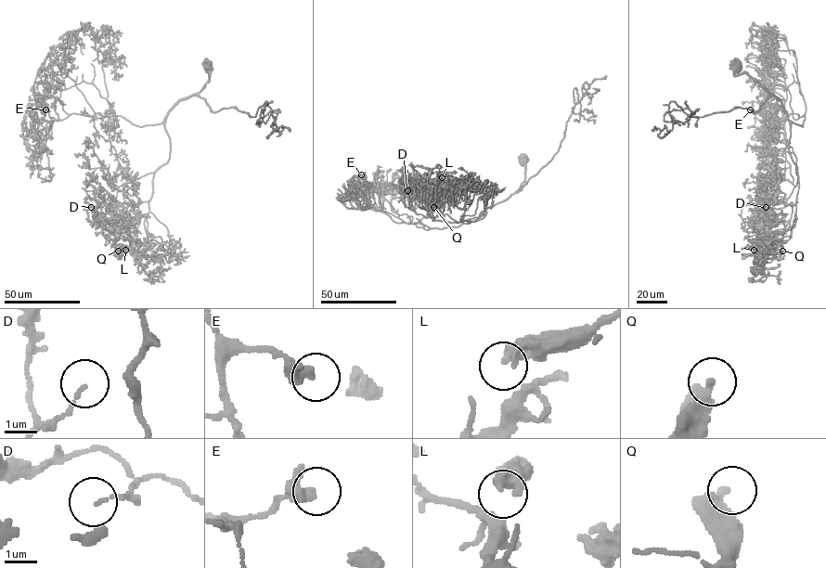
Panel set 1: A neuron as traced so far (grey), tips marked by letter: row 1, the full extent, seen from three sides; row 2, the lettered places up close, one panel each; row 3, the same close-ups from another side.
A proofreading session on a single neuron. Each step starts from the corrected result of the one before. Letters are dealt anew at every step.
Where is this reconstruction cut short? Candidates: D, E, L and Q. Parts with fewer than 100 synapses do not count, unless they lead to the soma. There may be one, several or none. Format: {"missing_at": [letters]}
{"missing_at": []}

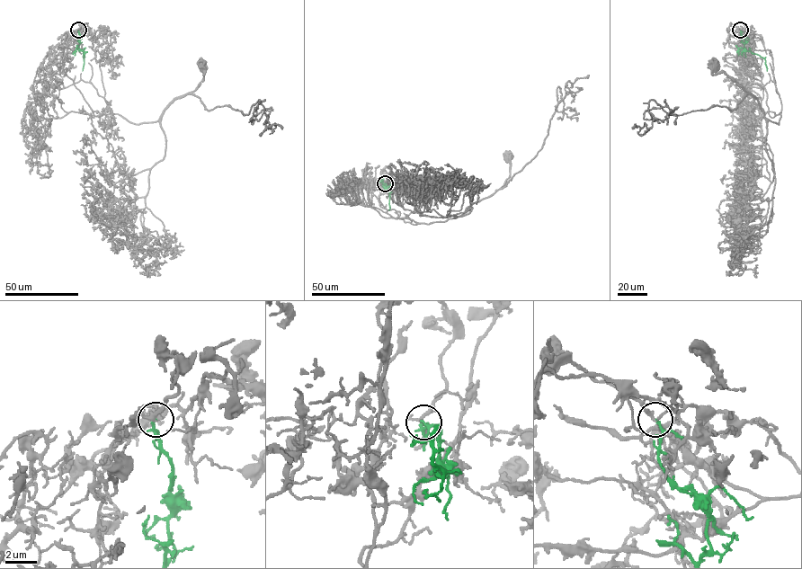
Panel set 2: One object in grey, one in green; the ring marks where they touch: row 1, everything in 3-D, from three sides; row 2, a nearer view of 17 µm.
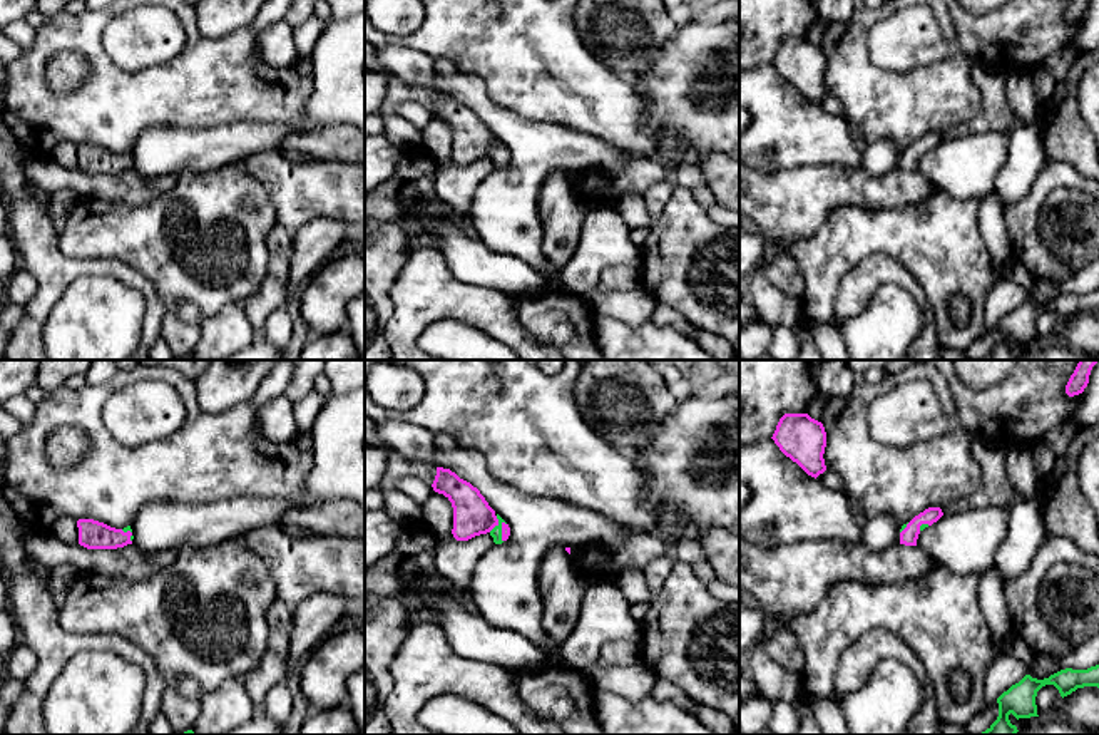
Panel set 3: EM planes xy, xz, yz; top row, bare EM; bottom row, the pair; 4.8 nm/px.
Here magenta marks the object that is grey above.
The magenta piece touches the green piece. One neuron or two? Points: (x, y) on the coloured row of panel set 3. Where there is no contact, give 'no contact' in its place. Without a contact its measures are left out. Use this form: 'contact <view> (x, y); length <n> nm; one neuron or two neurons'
contact xz (502, 529); length 130 nm; one neuron

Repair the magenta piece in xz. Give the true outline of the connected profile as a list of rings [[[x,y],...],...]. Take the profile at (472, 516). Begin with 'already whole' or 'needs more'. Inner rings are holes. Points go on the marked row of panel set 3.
needs more | [[[437,467],[432,487],[452,502],[452,534],[457,541],[468,541],[487,532],[493,537],[495,544],[502,544],[509,539],[509,524],[488,506],[480,491],[470,482],[460,479],[450,469]]]

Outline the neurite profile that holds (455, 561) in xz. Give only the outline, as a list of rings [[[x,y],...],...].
[[[432,492],[422,506],[423,526],[438,537],[433,551],[435,569],[452,586],[470,589],[473,569],[478,559],[495,544],[490,532],[475,536],[468,541],[457,541],[453,529],[453,507],[448,497]]]

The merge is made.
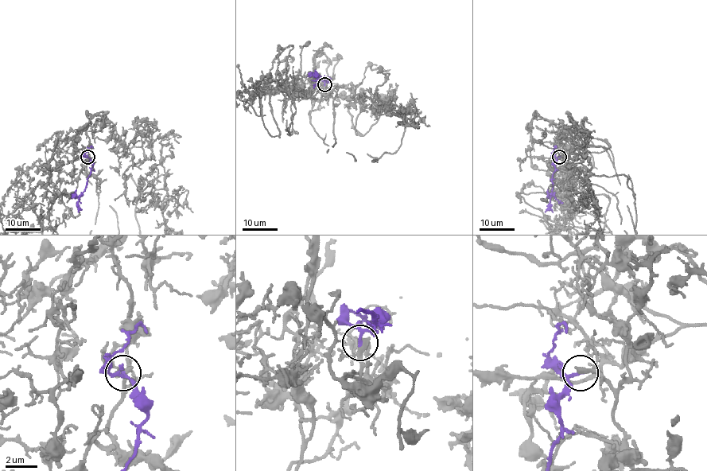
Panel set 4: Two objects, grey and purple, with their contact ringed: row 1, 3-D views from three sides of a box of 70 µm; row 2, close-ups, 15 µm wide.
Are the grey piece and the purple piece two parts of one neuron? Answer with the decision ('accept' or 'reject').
accept

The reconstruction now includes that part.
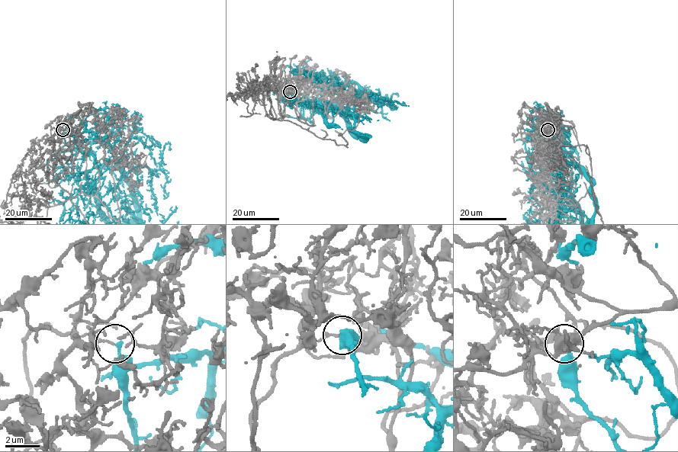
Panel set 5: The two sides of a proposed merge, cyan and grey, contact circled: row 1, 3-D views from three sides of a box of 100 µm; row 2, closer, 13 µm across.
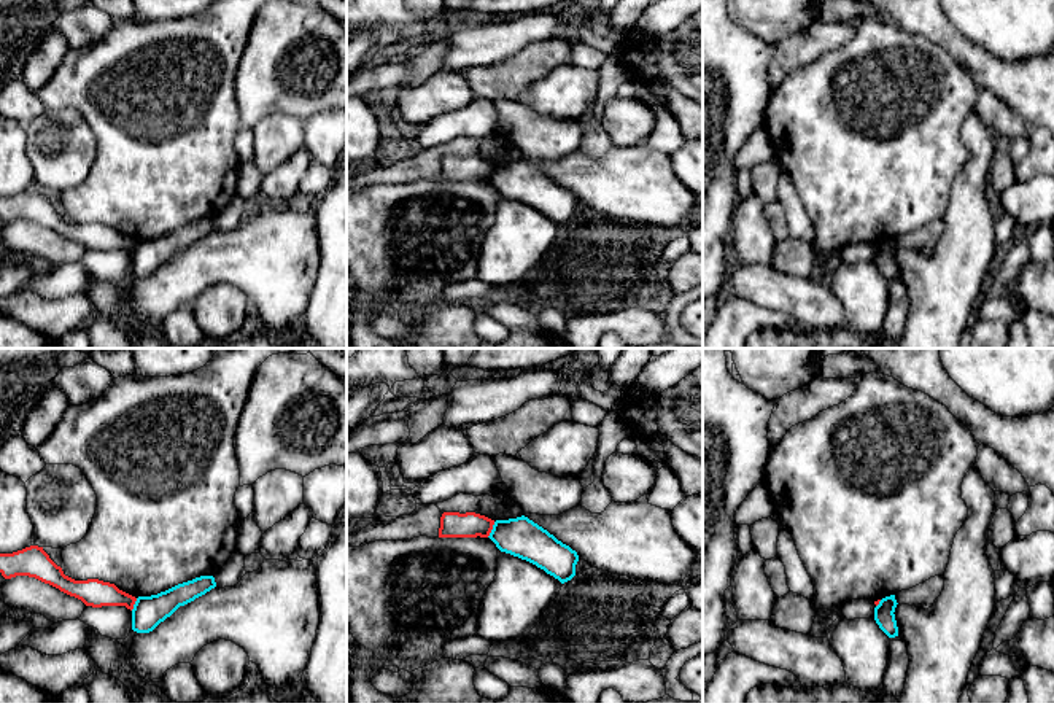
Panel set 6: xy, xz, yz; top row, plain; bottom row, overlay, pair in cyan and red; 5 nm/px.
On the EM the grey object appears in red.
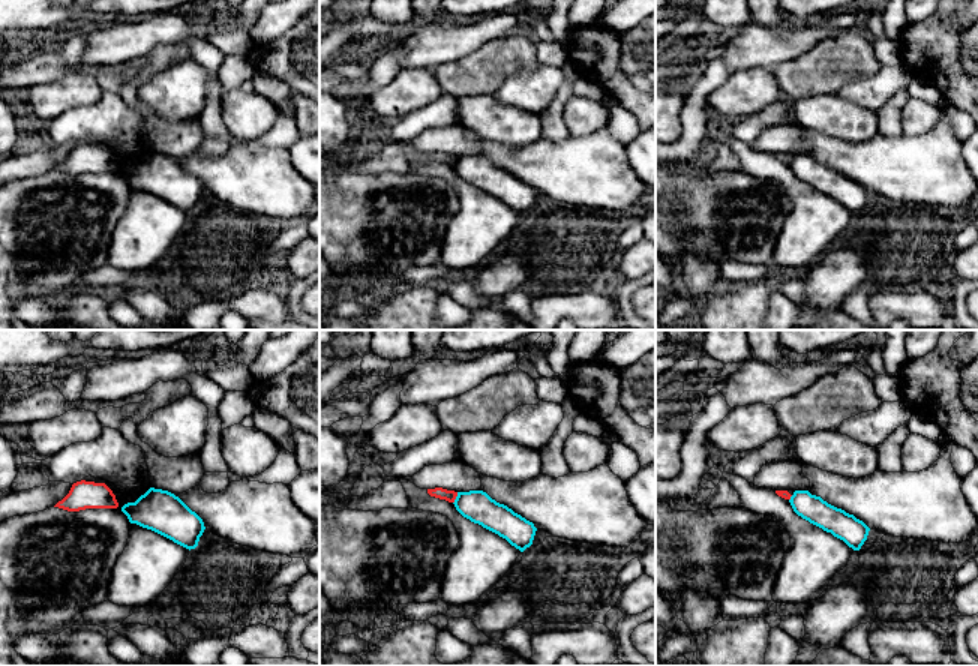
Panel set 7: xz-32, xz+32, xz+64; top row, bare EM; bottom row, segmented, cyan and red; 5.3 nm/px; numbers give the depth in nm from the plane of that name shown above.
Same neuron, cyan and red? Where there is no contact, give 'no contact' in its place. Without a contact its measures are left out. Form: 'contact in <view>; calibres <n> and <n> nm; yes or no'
contact in xz; calibres 200 and 130 nm; no

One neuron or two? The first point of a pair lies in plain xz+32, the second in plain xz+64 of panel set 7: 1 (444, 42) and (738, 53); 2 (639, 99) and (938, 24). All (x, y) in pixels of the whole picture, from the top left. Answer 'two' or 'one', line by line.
1: one
2: one

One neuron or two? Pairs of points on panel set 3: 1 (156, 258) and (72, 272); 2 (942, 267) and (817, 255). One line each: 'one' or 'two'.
1: two
2: one

